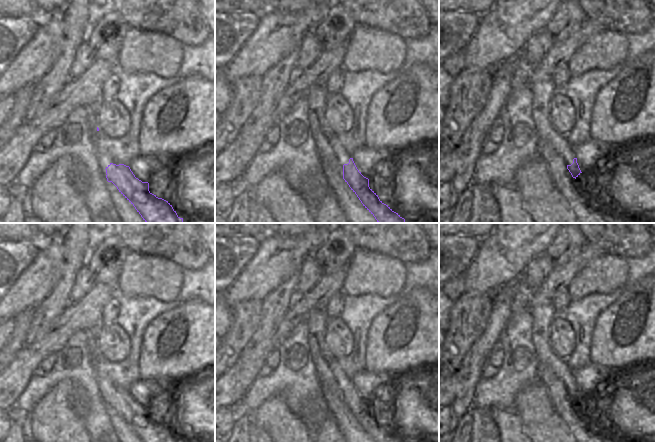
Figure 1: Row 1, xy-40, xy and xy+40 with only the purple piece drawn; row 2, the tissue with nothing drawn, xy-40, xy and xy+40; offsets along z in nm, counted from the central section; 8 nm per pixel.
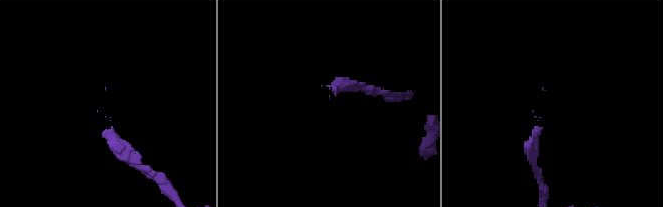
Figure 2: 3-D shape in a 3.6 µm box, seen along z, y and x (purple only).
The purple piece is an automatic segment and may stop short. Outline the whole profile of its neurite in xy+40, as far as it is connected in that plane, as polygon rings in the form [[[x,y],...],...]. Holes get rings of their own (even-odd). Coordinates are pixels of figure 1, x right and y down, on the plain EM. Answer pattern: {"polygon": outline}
{"polygon": [[[553,301],[548,304],[532,306],[530,310],[533,319],[532,339],[537,362],[544,361],[550,368],[554,368],[557,371],[557,375],[567,393],[572,401],[576,403],[582,396],[577,387],[575,375],[567,364],[553,351],[549,339],[551,323],[557,317]]]}

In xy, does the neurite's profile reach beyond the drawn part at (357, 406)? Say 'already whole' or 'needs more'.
needs more

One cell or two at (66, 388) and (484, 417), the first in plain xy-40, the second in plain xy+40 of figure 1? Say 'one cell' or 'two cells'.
two cells

